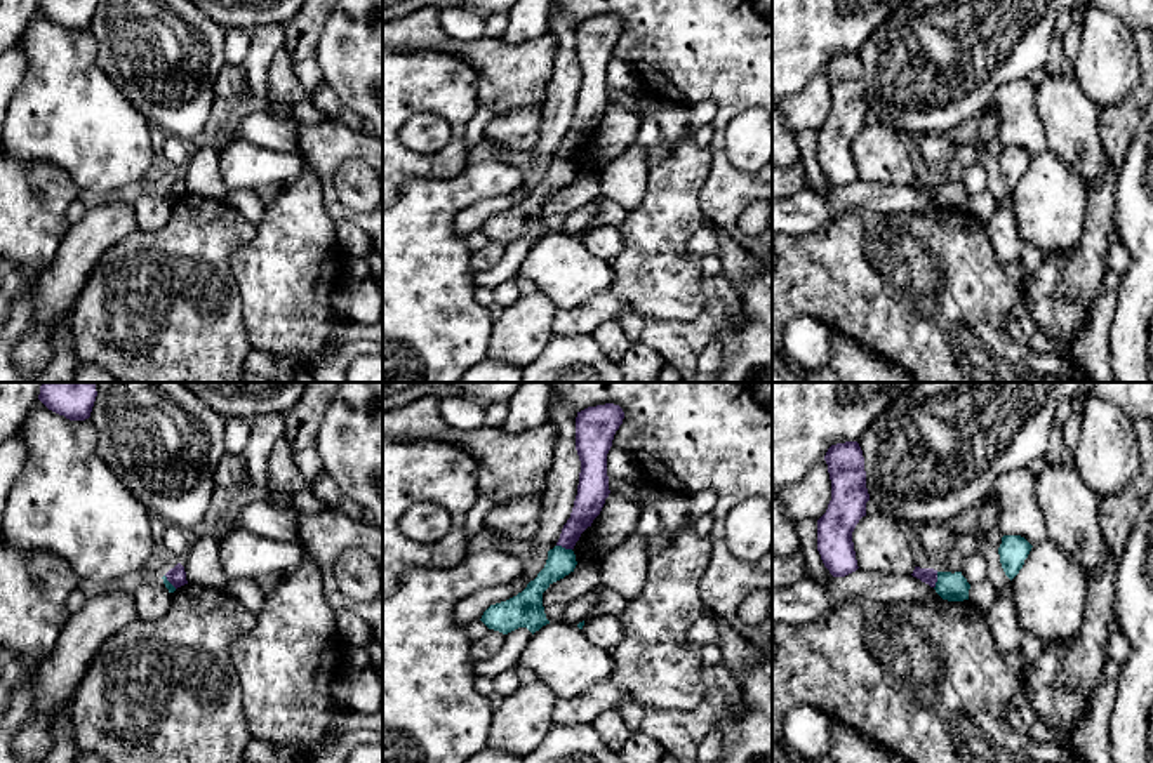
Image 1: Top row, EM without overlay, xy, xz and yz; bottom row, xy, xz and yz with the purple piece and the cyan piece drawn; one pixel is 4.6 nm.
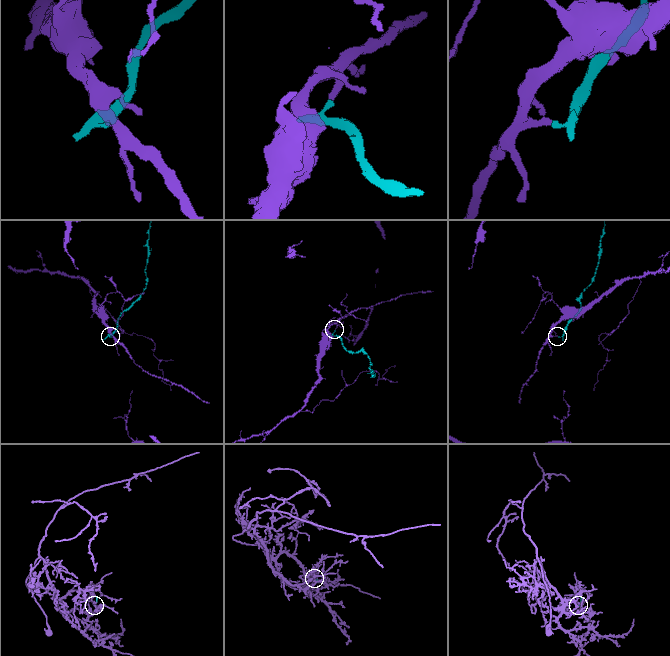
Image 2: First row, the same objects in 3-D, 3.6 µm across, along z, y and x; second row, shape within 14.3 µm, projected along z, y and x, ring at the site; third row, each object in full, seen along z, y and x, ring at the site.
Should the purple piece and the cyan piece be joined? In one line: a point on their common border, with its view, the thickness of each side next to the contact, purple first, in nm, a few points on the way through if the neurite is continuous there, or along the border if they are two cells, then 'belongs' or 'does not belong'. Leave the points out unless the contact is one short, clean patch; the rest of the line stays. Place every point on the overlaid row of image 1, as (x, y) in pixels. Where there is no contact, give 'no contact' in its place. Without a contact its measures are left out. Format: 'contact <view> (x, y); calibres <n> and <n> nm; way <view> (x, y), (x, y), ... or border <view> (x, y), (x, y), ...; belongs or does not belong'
contact yz (936, 581); calibres 80 and 130 nm; border yz (938, 572), (934, 588); does not belong

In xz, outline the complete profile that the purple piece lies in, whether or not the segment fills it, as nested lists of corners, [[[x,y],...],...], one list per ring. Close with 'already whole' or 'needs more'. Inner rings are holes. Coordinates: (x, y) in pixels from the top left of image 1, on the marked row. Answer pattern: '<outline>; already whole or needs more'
[[[619,405],[588,407],[576,417],[576,450],[581,461],[577,495],[557,546],[574,549],[609,497],[607,454],[624,412]]]; already whole

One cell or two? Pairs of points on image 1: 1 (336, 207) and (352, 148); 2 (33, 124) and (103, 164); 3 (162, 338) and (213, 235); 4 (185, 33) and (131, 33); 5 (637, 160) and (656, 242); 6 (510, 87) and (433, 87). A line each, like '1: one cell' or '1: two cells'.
1: one cell
2: one cell
3: one cell
4: one cell
5: two cells
6: two cells

